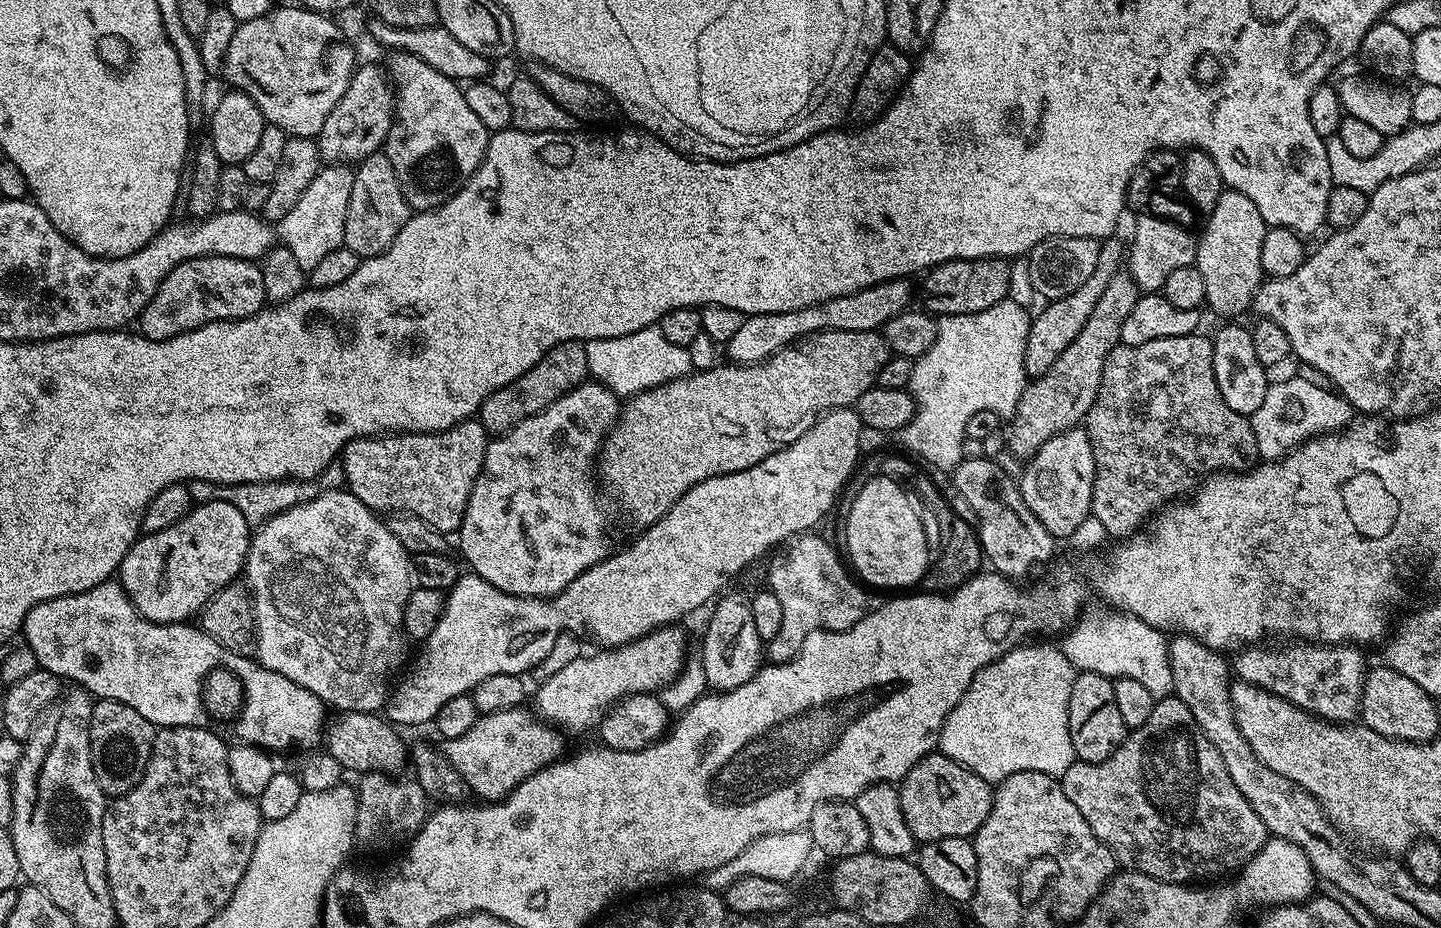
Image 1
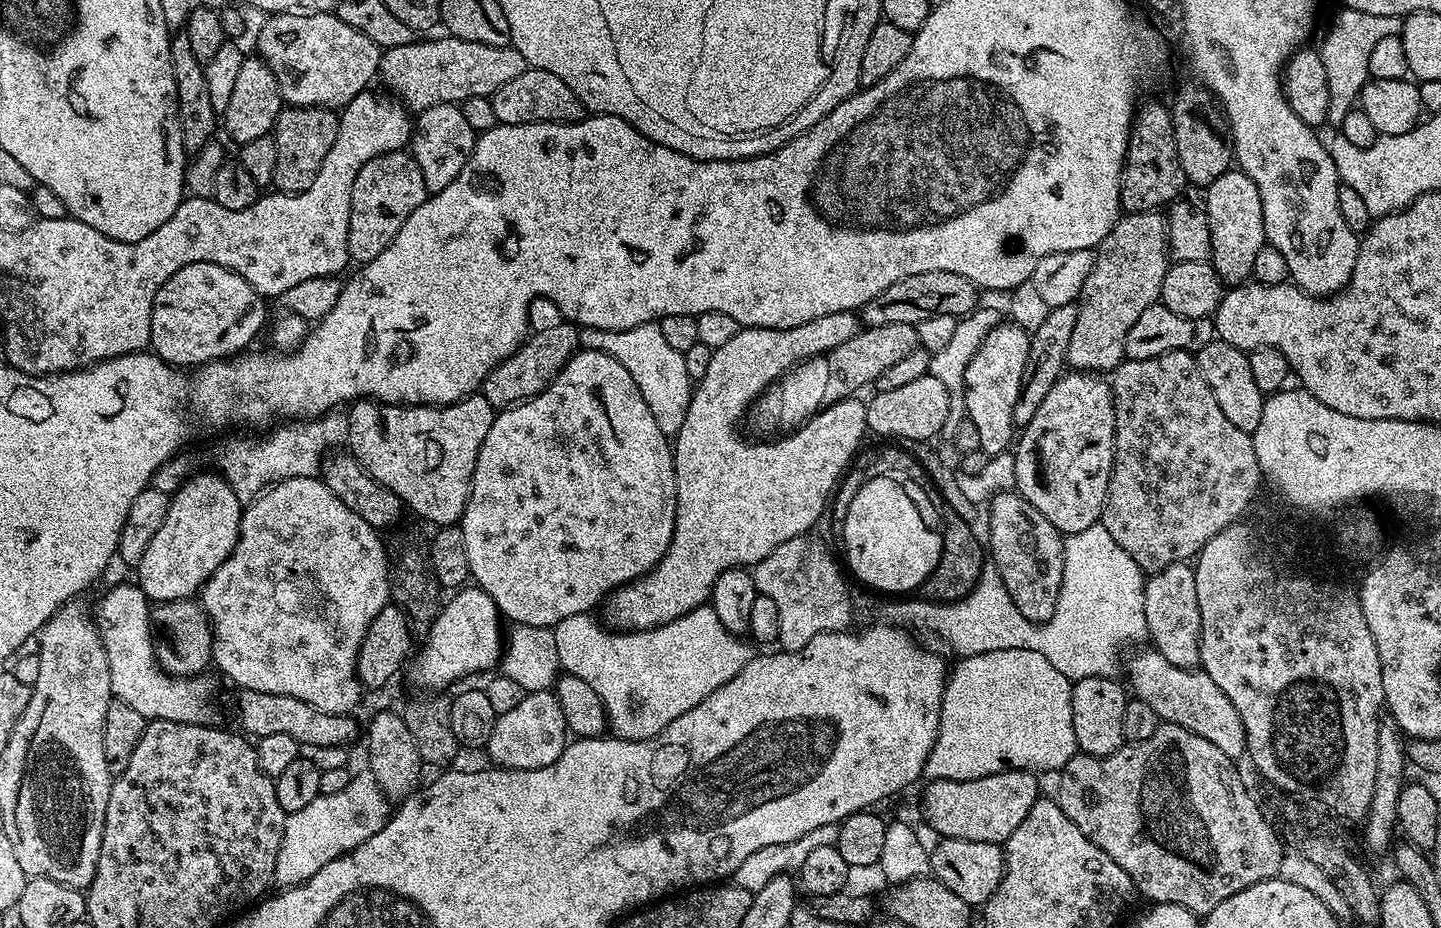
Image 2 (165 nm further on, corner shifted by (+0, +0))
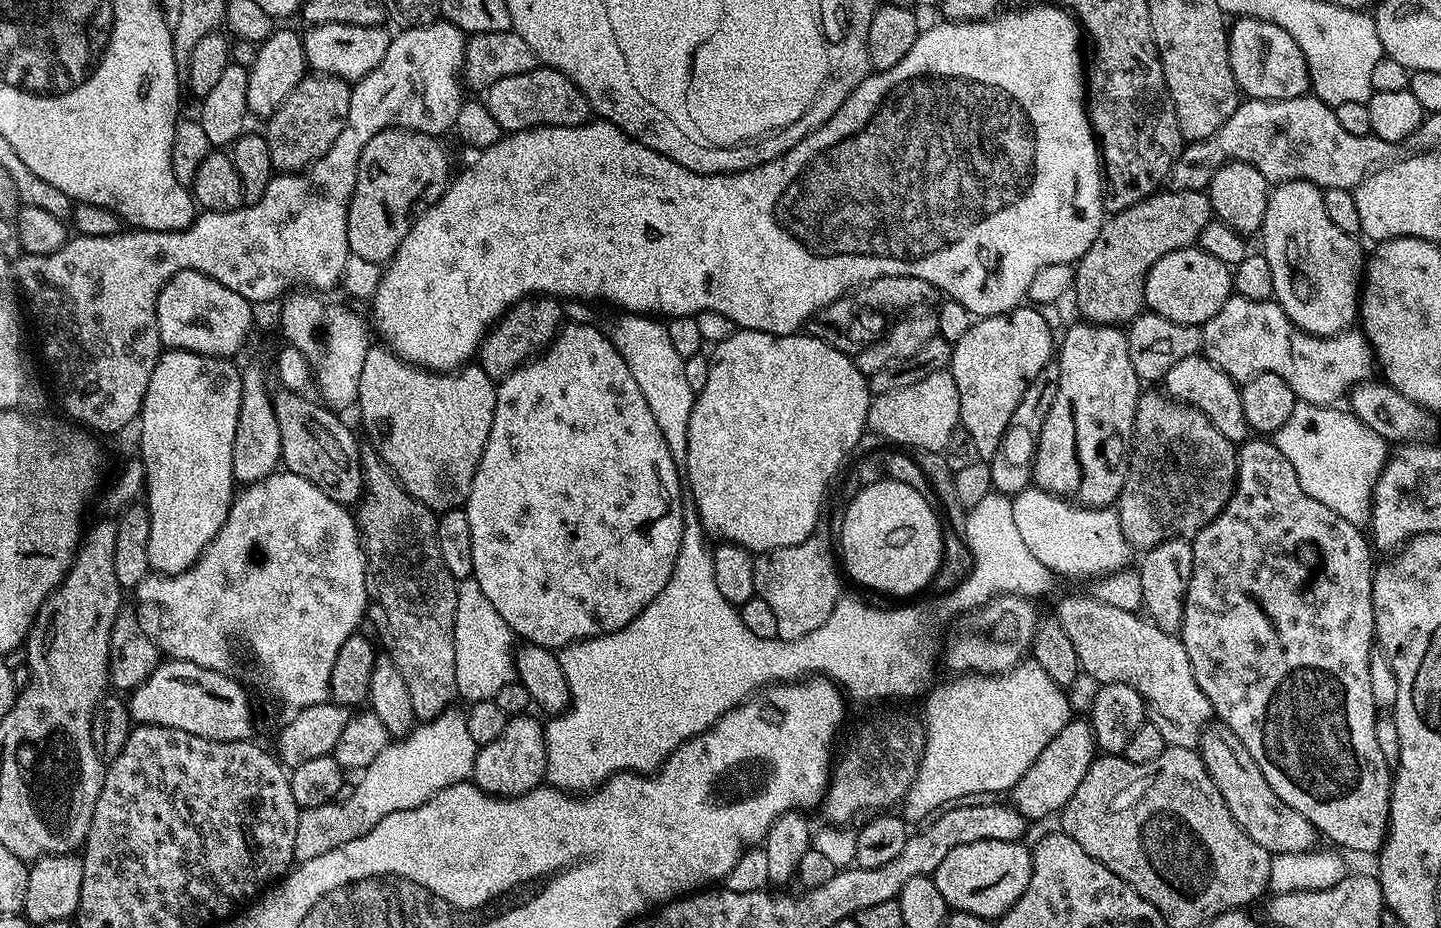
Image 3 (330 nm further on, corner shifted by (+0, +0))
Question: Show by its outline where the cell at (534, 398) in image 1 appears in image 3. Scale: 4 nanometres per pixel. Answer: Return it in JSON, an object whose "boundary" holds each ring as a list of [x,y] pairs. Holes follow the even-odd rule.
{"boundary":[[[525,298],[512,305],[480,344],[478,363],[491,380],[502,381],[515,368],[533,359],[556,338],[565,323],[564,309],[556,298]]]}

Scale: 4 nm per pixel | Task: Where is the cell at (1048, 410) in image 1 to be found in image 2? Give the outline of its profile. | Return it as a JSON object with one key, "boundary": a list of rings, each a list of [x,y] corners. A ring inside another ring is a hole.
{"boundary":[[[1163,211],[1121,215],[1095,249],[1096,261],[1080,292],[1074,334],[1070,334],[1067,367],[1108,374],[1125,359],[1124,339],[1142,310],[1160,300],[1160,287],[1170,267],[1168,222]]]}

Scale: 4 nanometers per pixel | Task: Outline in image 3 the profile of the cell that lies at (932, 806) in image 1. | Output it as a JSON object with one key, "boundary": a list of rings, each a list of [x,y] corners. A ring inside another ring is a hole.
{"boundary":[[[1087,719],[1069,720],[1068,725],[1050,742],[1050,746],[1038,754],[1034,766],[1030,766],[1030,770],[1026,770],[1026,774],[1022,774],[1022,778],[1018,778],[1016,785],[1010,789],[1012,807],[1018,809],[1029,822],[1044,820],[1052,815],[1055,817],[1063,812],[1066,802],[1074,798],[1074,790],[1078,790],[1082,778],[1086,778],[1086,770],[1090,770],[1097,755],[1091,723]]]}

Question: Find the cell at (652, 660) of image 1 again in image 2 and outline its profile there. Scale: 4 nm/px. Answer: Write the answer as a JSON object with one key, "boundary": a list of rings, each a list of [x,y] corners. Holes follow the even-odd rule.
{"boundary":[[[555,691],[530,692],[524,695],[522,703],[514,710],[496,717],[496,725],[486,745],[486,753],[493,765],[501,768],[530,770],[550,766],[558,754],[562,754],[565,744],[569,743],[570,733],[562,714],[562,707]]]}

